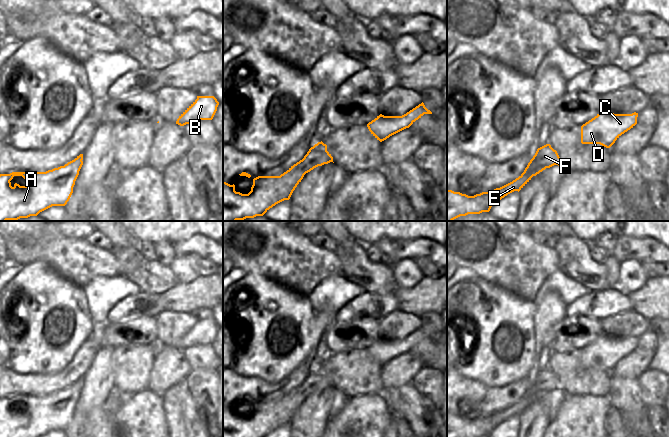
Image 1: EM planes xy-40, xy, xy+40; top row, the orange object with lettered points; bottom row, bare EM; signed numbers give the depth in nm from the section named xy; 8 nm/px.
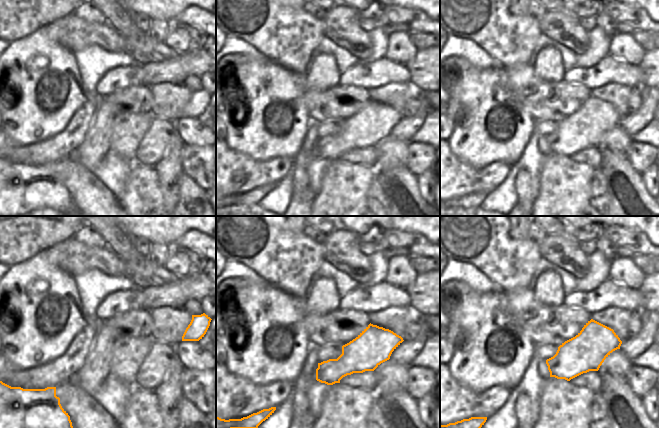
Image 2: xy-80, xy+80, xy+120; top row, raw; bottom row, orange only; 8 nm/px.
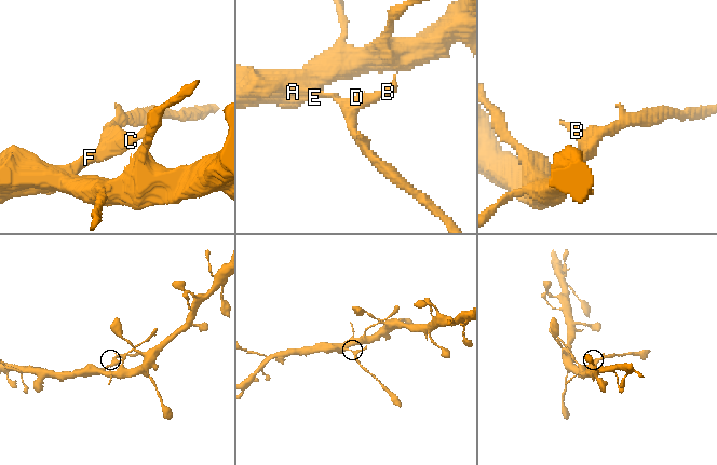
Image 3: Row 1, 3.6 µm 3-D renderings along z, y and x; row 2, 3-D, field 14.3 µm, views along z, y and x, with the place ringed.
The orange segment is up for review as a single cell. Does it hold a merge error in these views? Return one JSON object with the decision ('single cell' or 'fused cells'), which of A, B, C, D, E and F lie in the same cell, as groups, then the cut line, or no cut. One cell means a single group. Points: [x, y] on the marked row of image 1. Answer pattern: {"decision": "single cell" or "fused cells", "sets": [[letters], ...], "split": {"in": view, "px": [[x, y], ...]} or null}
{"decision": "fused cells", "sets": [["A", "E"], ["B", "C", "D", "F"]], "split": {"in": "xy", "px": [[303, 158], [304, 161], [300, 170], [304, 174]]}}

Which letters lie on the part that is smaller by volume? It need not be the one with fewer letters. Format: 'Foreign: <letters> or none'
Foreign: B, C, D, F

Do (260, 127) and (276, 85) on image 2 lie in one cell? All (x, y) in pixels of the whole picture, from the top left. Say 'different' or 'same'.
same

